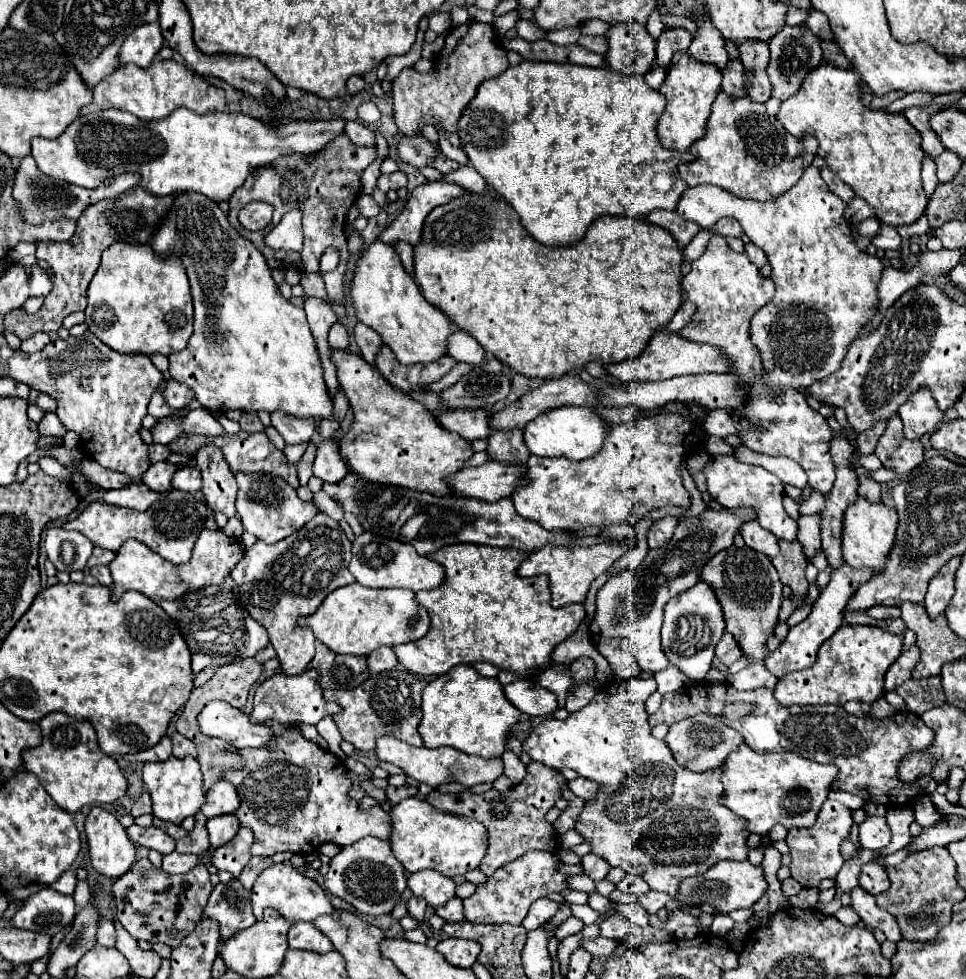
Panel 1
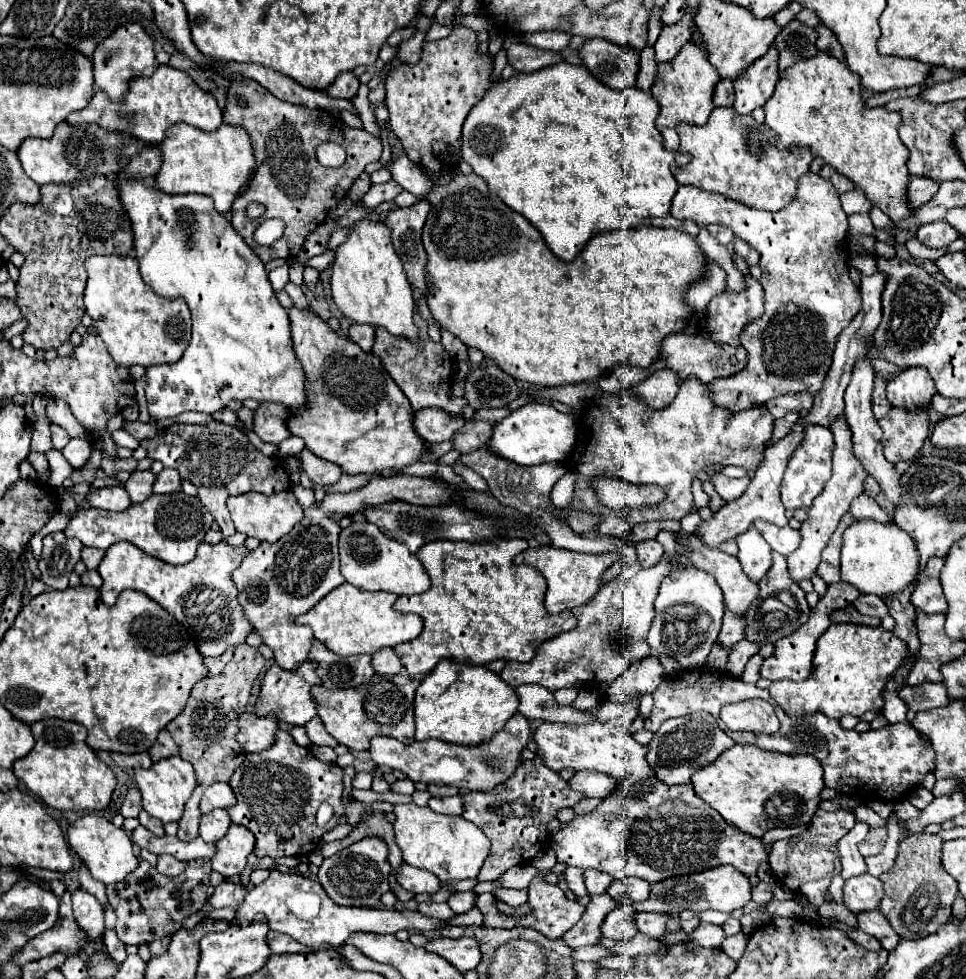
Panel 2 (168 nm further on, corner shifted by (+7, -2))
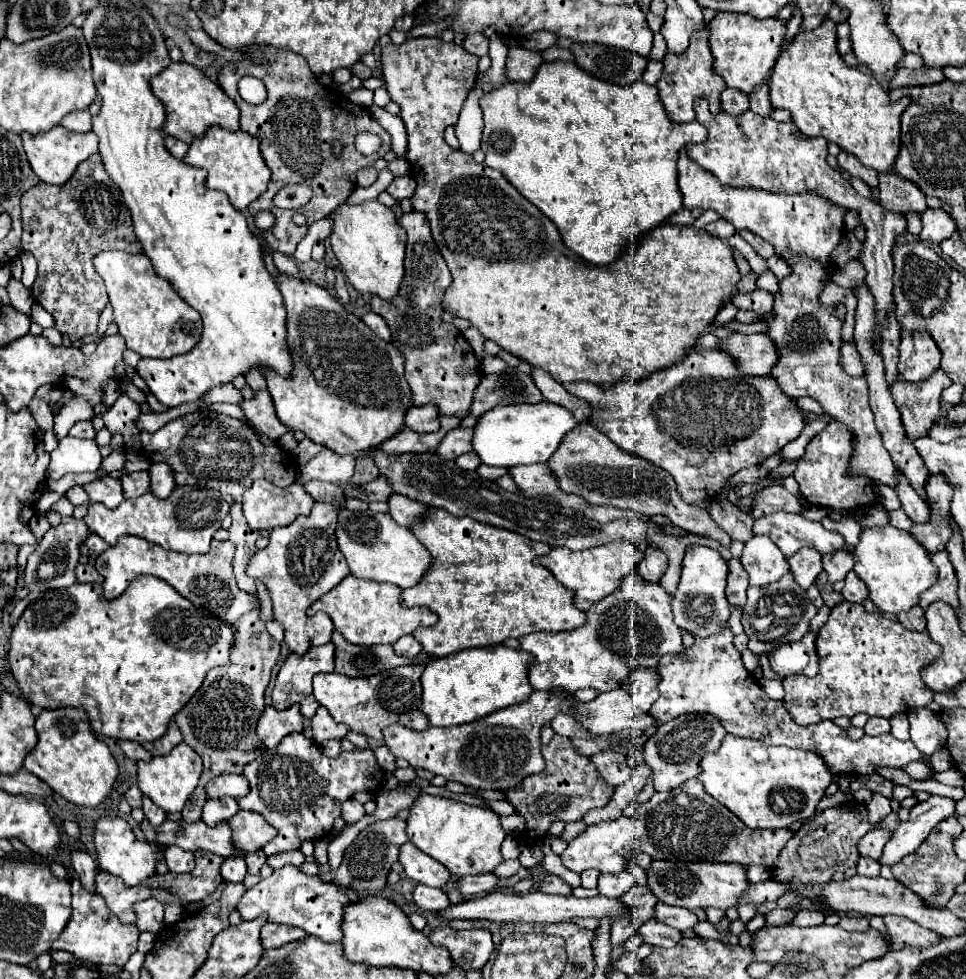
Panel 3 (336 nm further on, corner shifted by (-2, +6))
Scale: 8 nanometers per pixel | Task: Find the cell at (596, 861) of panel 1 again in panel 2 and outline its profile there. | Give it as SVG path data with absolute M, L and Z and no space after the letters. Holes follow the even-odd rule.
M587 869L585 871L585 885L589 895L601 895L607 893L607 887L611 885L611 877L607 873L601 873L597 869Z

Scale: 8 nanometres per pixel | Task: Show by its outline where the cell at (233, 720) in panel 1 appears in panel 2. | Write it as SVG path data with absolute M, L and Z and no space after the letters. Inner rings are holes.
M245 711L239 717L239 745L247 753L259 753L269 749L275 743L275 733L279 729L279 721L275 717L257 717L255 713Z

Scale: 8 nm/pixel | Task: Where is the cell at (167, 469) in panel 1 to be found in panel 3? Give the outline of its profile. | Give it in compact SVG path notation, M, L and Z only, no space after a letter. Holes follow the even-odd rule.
M148 471L128 473L128 475L124 475L120 481L122 481L122 485L124 485L124 497L126 497L126 499L140 497L140 495L144 495L144 493L150 491L150 475L148 475Z

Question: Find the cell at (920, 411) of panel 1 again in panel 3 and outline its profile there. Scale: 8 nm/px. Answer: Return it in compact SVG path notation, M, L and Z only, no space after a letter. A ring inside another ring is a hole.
M902 333L898 373L904 381L926 381L940 369L940 349L928 333Z

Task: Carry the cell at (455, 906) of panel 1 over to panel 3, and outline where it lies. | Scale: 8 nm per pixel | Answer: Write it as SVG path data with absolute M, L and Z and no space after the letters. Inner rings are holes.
M418 885L414 889L414 903L422 911L440 911L440 909L446 909L450 905L450 899L448 899L444 889L436 889L436 887L428 887L428 885Z

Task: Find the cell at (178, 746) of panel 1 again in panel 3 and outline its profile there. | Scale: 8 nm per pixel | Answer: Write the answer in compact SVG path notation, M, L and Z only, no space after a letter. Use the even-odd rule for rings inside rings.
M172 721L172 723L168 725L166 735L164 735L162 739L154 741L154 743L148 743L146 749L148 749L152 755L166 755L166 753L170 753L180 741L182 741L182 733L180 733L178 725Z

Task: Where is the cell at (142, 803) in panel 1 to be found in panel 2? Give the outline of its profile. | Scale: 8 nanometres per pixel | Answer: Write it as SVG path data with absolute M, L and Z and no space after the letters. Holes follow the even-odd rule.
M133 787L133 789L127 791L125 801L123 801L119 813L121 813L123 817L137 817L139 811L141 811L141 793L139 793L137 787Z

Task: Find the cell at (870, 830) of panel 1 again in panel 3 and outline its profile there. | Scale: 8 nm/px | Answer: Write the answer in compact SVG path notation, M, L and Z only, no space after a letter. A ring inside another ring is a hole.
M882 827L880 829L872 829L858 843L860 855L872 857L872 859L880 859L882 857L882 849L890 841L890 837L892 837L892 831L888 831L888 829L882 829Z

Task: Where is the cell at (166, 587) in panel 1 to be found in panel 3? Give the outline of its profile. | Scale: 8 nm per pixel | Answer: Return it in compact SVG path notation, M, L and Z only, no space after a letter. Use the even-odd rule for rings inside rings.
M122 535L114 547L106 549L96 559L96 569L104 575L104 597L106 599L116 599L118 595L122 595L126 591L126 587L130 585L130 581L136 579L138 575L154 575L154 577L166 581L168 585L172 585L192 605L204 607L206 611L210 611L212 615L218 615L224 623L228 623L234 629L240 615L256 609L258 597L238 589L238 585L234 581L234 573L232 573L232 559L234 559L232 541L214 539L210 553L184 555L184 553L166 551L136 535ZM208 575L210 575L210 591L206 587Z

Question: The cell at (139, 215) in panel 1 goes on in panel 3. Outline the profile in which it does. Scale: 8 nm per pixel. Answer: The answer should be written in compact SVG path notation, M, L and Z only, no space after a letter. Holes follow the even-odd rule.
M92 155L88 157L88 161L82 161L82 165L72 175L72 179L66 181L64 185L54 187L48 183L38 183L36 187L28 189L22 197L22 225L24 225L22 249L32 253L38 261L38 277L30 287L34 301L54 317L56 321L54 327L62 335L70 337L72 343L78 341L80 337L96 335L98 317L108 303L108 295L106 295L106 287L100 285L100 275L94 271L92 259L98 253L112 251L112 249L120 249L126 253L142 253L142 245L132 229L130 211L126 209L120 189L108 177L100 155Z

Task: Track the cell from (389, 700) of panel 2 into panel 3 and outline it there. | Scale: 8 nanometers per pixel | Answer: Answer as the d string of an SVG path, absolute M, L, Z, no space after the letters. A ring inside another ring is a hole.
M404 665L376 673L372 677L350 679L338 673L318 673L314 677L314 697L330 711L330 715L350 727L350 731L362 733L370 739L382 741L382 729L400 723L408 729L422 731L428 727L428 719L422 713L422 685L420 675L424 665Z

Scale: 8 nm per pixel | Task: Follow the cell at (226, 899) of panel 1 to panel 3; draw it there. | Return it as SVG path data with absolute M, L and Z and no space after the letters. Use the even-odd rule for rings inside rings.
M228 857L222 865L222 877L224 881L230 881L230 883L242 883L244 877L248 875L246 871L246 863L242 857Z

